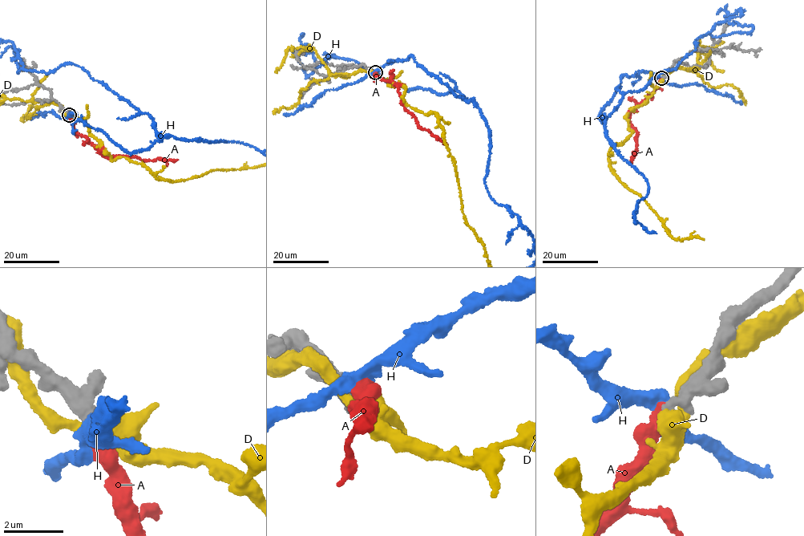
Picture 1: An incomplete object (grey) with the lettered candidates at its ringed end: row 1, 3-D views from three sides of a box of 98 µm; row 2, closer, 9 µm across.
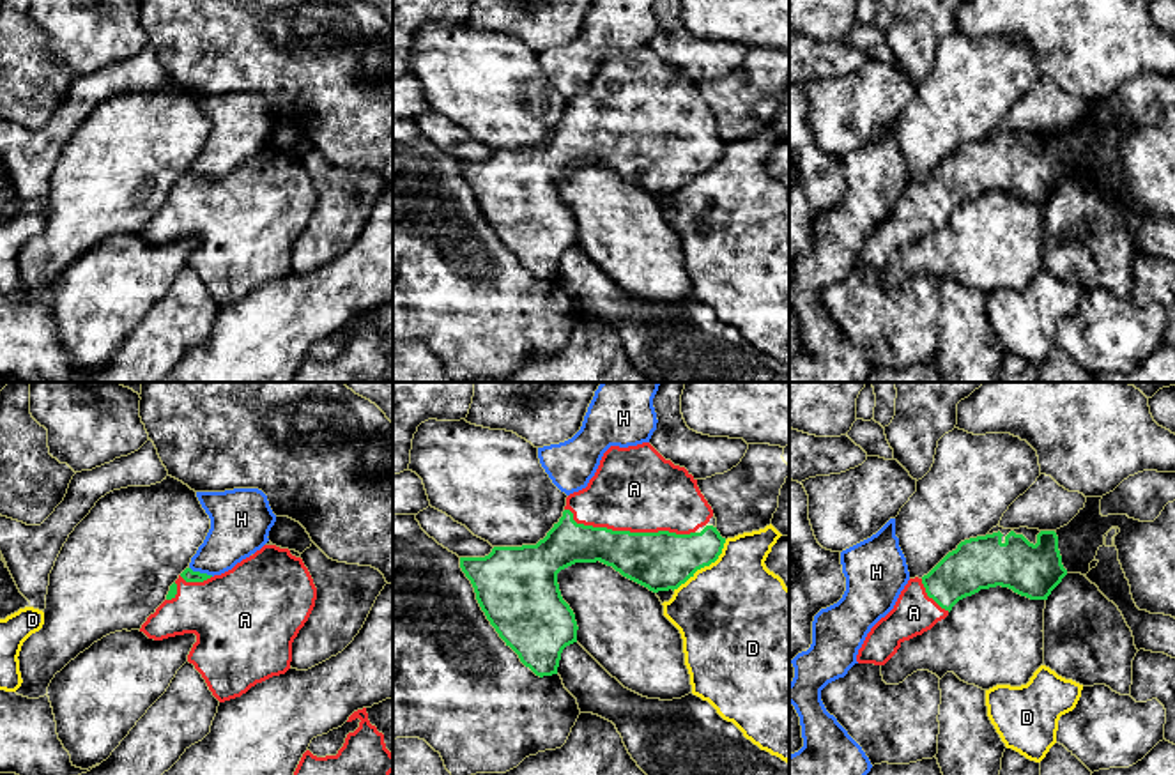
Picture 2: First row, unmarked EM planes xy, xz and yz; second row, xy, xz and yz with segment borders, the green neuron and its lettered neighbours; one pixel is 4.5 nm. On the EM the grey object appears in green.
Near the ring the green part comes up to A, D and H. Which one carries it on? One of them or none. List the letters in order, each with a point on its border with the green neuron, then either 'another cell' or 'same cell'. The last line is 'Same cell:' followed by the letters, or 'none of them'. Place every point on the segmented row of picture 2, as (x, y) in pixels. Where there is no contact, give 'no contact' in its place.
A: contact xz (629, 531); same cell
D: contact xz (703, 567); another cell
H: contact xy (202, 574); another cell
Same cell: A

